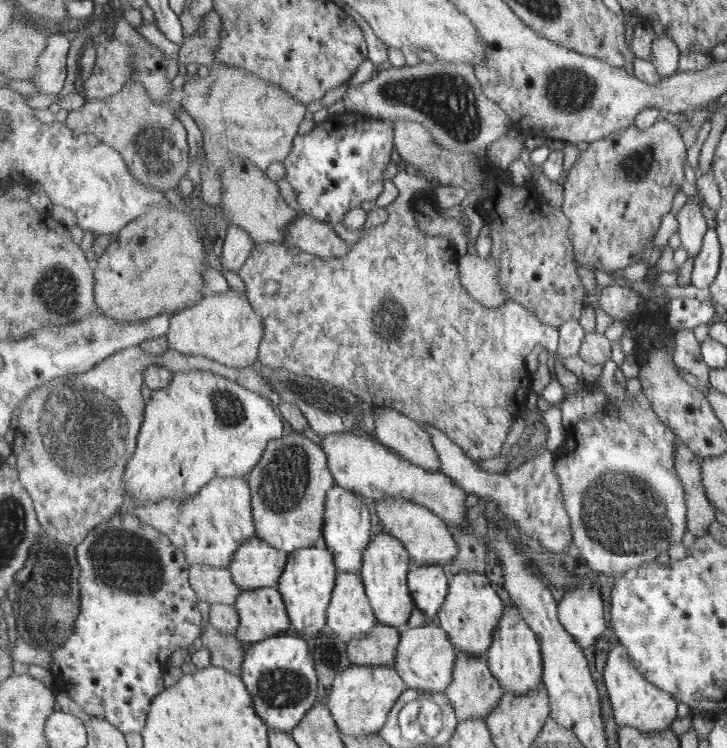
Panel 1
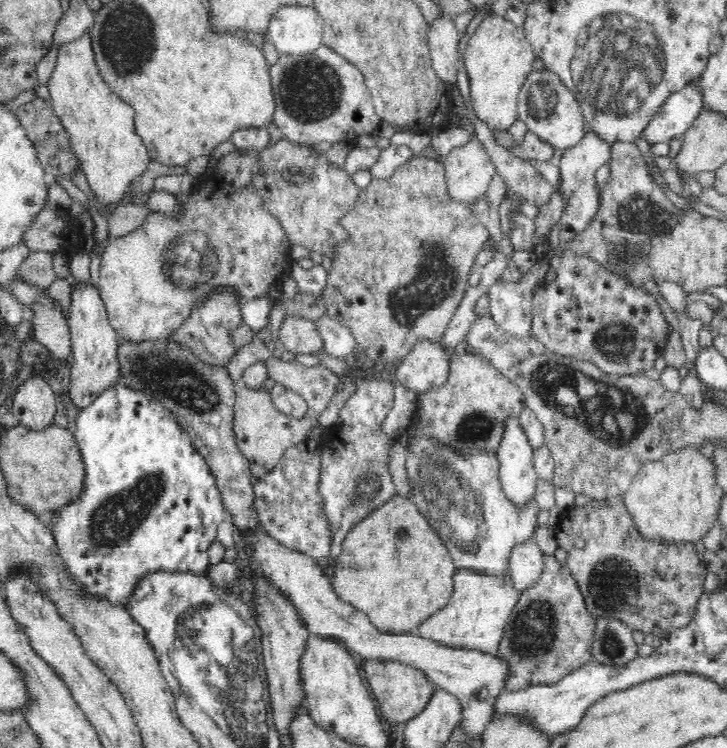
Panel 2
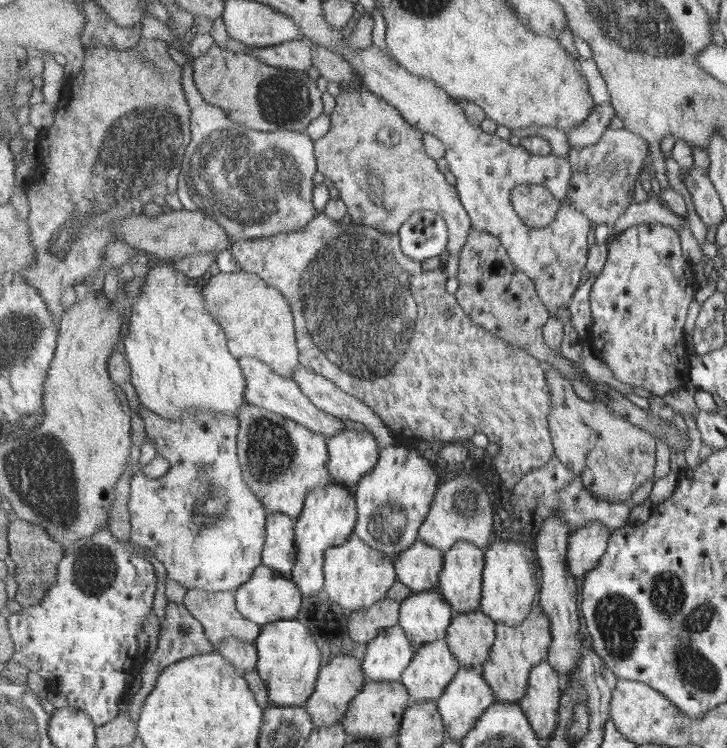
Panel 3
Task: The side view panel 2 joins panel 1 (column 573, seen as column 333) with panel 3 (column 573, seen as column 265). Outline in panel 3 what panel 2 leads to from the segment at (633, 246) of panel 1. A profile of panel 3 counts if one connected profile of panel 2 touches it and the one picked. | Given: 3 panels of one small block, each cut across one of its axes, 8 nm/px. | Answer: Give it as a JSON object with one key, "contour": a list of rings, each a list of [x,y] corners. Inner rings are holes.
{"contour":[[[621,127],[607,129],[597,144],[585,148],[569,150],[569,163],[572,166],[571,187],[568,191],[569,205],[588,215],[595,224],[613,226],[619,217],[633,205],[633,190],[637,176],[645,167],[645,156],[649,144],[645,137]]]}

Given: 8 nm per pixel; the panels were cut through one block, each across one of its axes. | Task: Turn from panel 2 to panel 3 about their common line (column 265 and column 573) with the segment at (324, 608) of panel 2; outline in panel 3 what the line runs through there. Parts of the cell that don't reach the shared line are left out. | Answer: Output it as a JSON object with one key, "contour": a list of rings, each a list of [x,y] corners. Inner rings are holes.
{"contour":[[[597,519],[575,529],[568,546],[569,568],[577,579],[585,579],[587,573],[597,568],[608,551],[612,529]]]}

